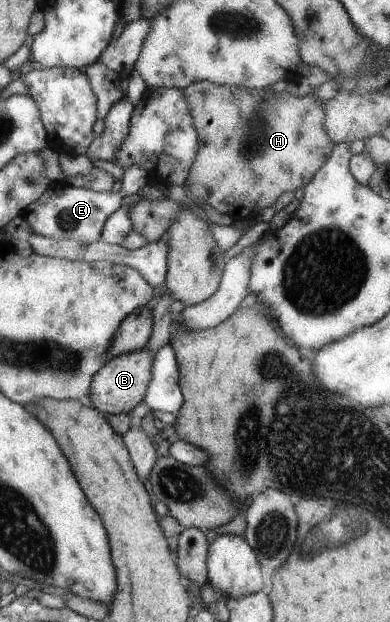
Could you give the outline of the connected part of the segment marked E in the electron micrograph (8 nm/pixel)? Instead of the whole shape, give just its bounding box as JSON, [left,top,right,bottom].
[20,182,125,244]

